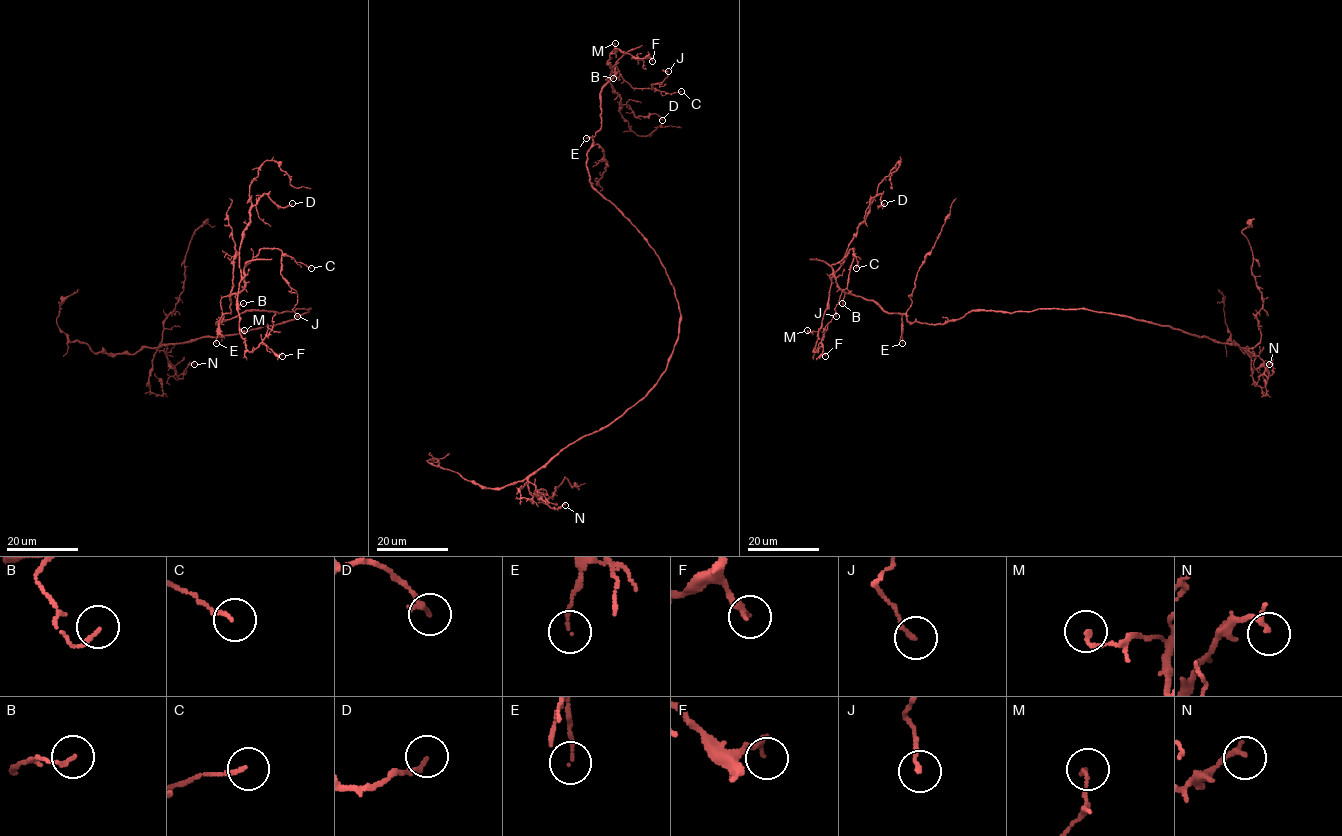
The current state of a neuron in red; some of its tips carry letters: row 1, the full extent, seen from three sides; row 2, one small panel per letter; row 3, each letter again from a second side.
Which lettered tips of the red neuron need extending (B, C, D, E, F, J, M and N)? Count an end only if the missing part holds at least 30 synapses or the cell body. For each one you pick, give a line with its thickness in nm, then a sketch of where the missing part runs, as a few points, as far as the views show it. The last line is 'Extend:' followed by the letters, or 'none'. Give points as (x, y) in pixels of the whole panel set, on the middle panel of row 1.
Extend: none

